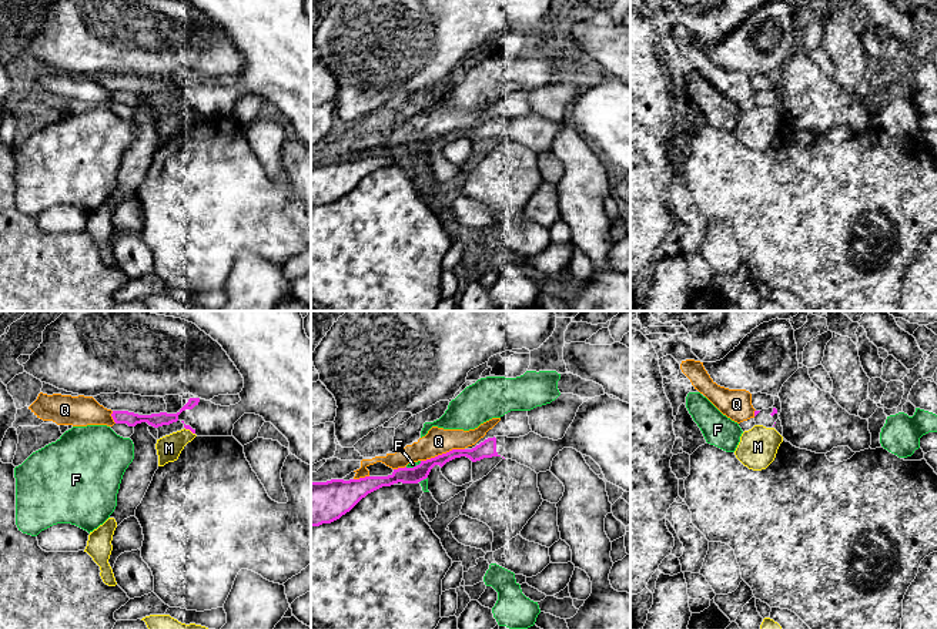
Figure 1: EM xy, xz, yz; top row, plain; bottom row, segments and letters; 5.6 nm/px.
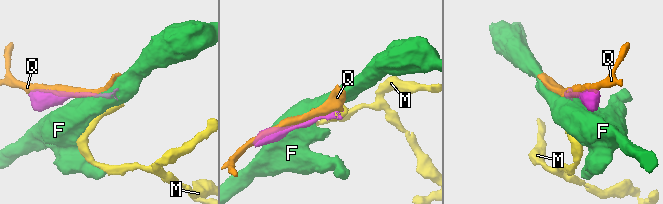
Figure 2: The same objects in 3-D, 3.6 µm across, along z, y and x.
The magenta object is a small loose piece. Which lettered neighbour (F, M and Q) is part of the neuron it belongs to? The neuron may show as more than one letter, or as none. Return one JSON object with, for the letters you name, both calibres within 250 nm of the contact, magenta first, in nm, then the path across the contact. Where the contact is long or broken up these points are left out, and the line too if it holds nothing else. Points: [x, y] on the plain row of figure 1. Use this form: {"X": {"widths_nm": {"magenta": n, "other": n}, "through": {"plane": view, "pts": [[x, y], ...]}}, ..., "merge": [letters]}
{"merge": []}

